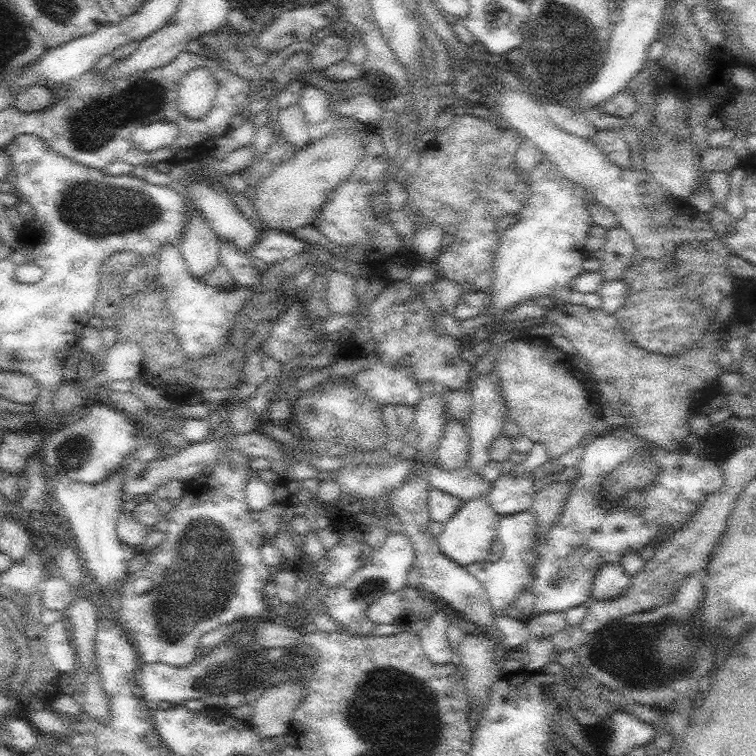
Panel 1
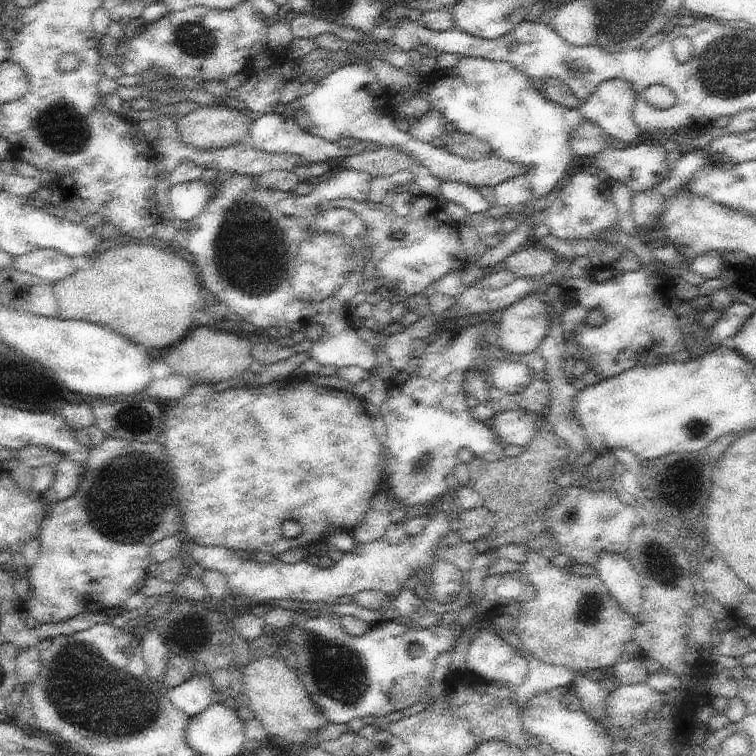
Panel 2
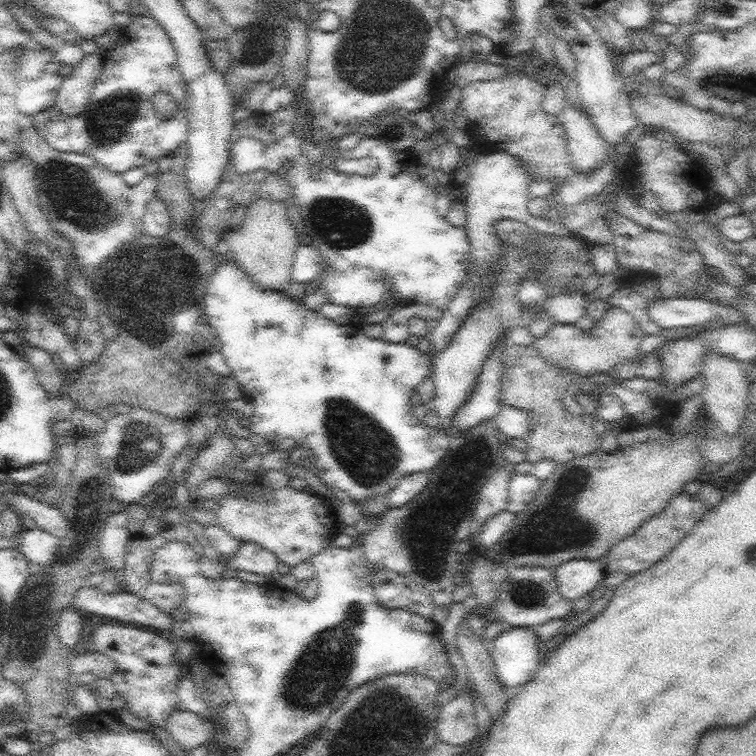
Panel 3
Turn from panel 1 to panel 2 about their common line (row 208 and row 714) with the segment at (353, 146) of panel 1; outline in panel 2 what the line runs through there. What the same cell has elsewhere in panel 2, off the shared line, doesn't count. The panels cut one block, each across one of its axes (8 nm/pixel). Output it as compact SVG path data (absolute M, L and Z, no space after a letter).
M264 655L257 659L252 659L243 669L244 690L243 693L250 699L250 708L255 716L260 719L268 730L270 737L283 738L292 744L300 744L301 742L316 743L316 731L327 724L322 710L317 708L317 704L310 698L310 695L303 687L302 681L296 670L291 669L286 664L286 659L280 655Z

